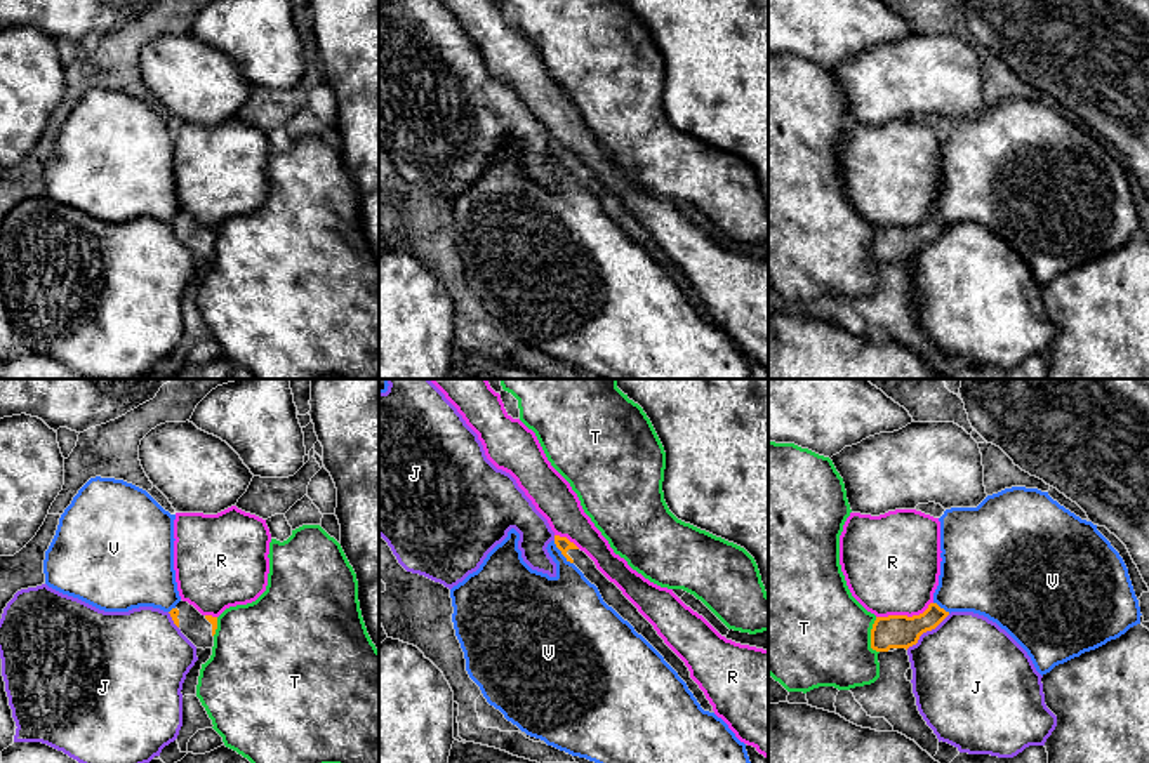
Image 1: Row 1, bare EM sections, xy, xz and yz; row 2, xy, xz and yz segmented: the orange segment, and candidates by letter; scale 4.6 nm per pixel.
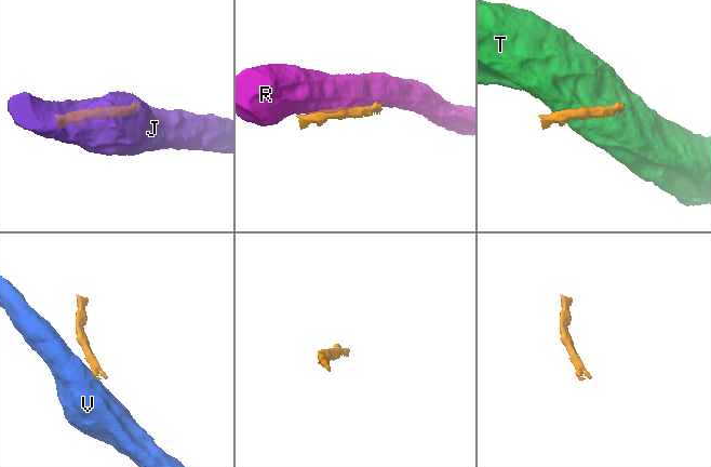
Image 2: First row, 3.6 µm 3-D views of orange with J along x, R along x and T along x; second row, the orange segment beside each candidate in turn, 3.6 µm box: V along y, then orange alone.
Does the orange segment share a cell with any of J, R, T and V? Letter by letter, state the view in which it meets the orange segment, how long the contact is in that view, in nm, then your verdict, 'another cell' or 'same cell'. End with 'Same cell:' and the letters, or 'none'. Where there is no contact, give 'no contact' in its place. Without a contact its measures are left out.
J: yz | 260 nm | another cell
R: yz | 280 nm | another cell
T: yz | 170 nm | another cell
V: xz | 140 nm | another cell
Same cell: none

